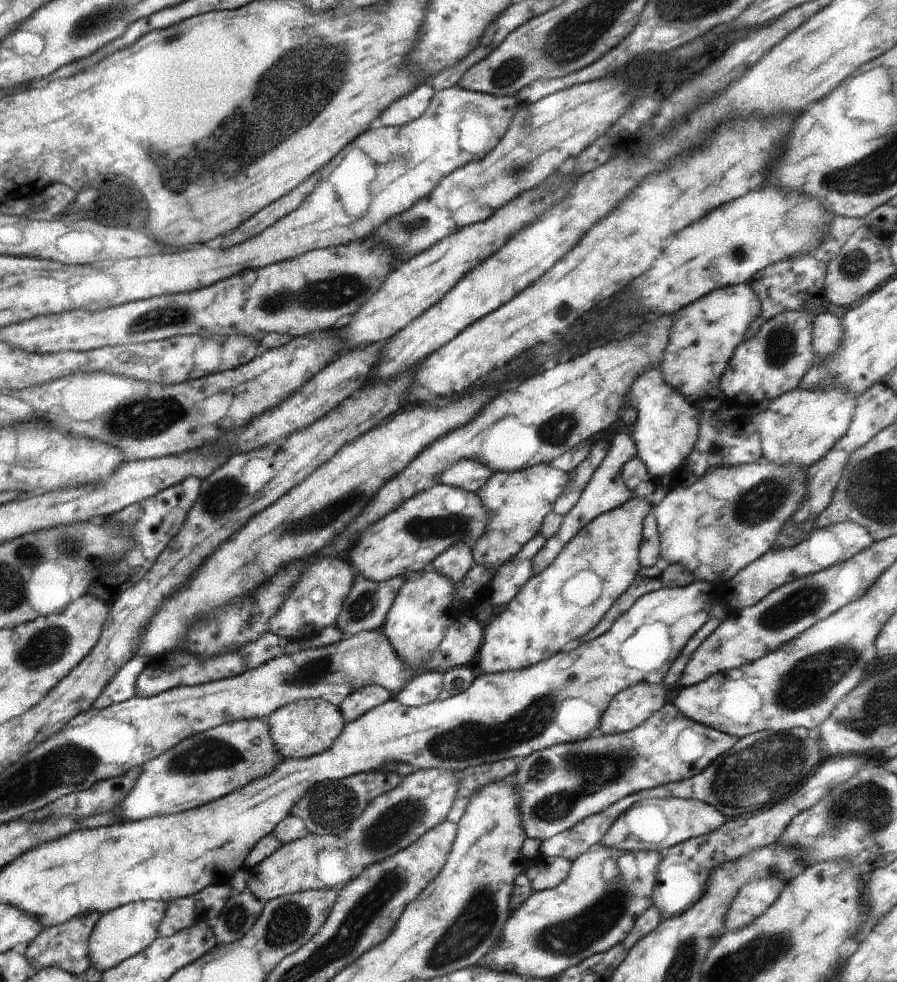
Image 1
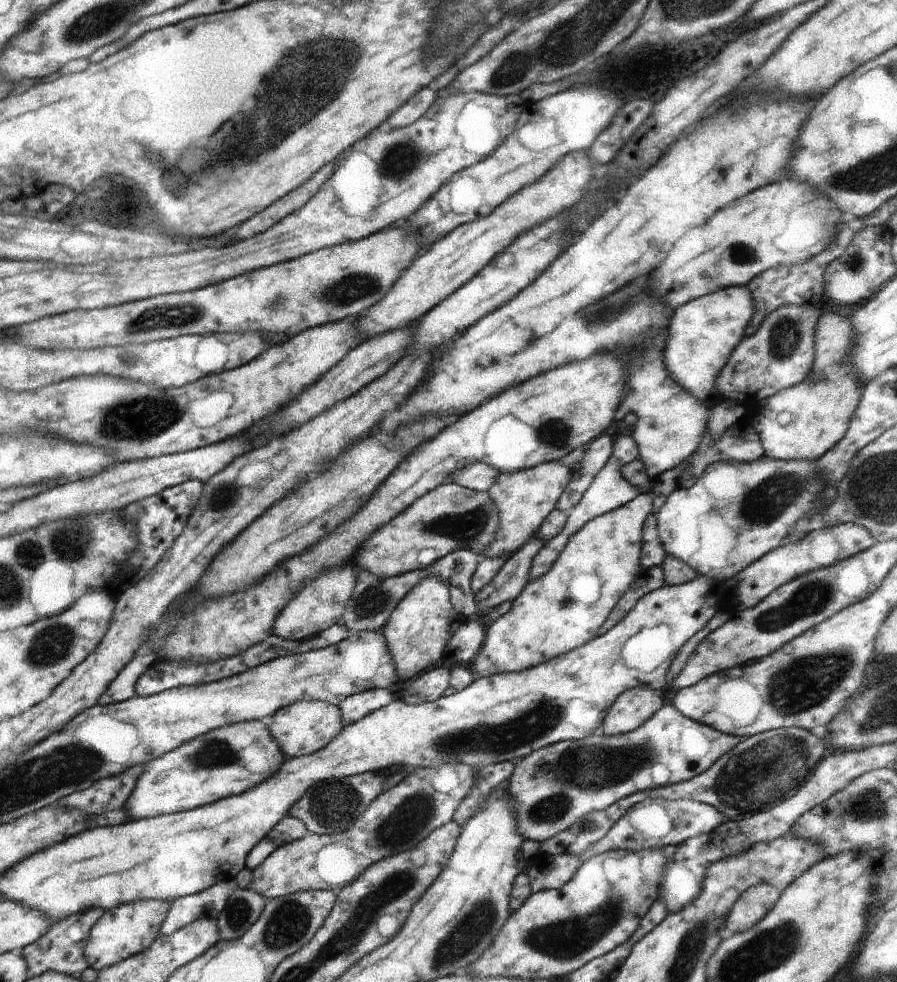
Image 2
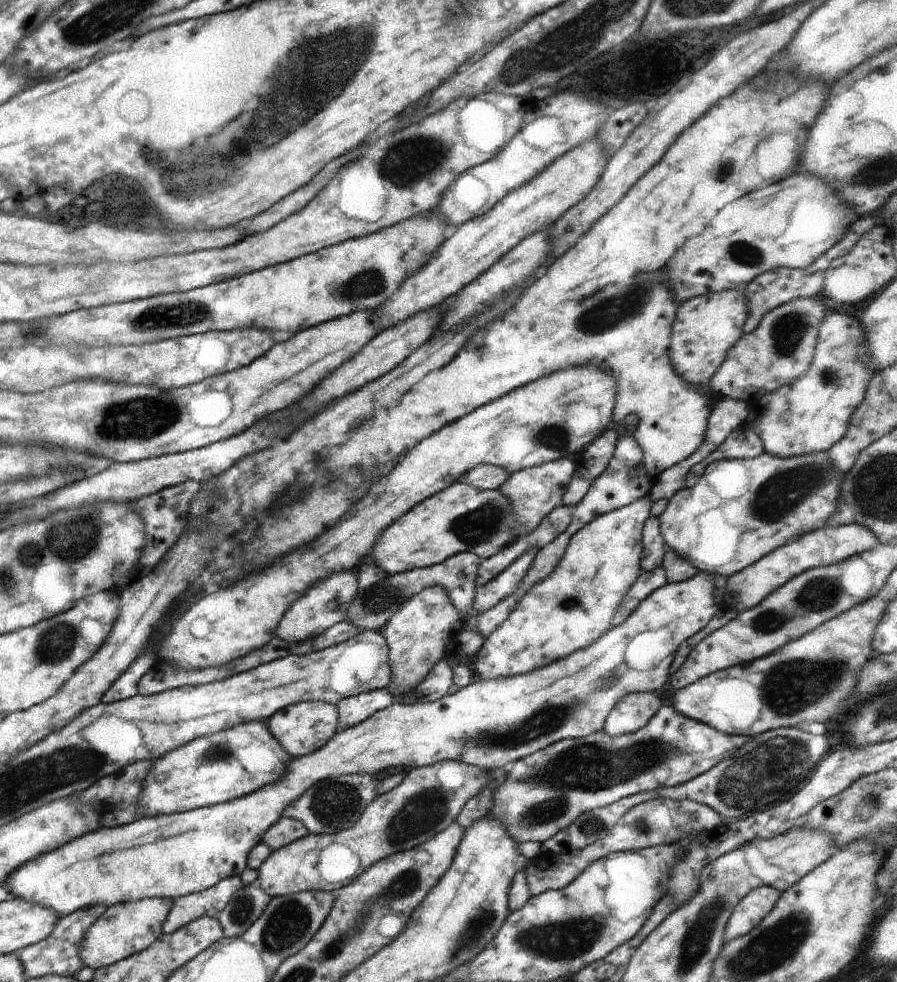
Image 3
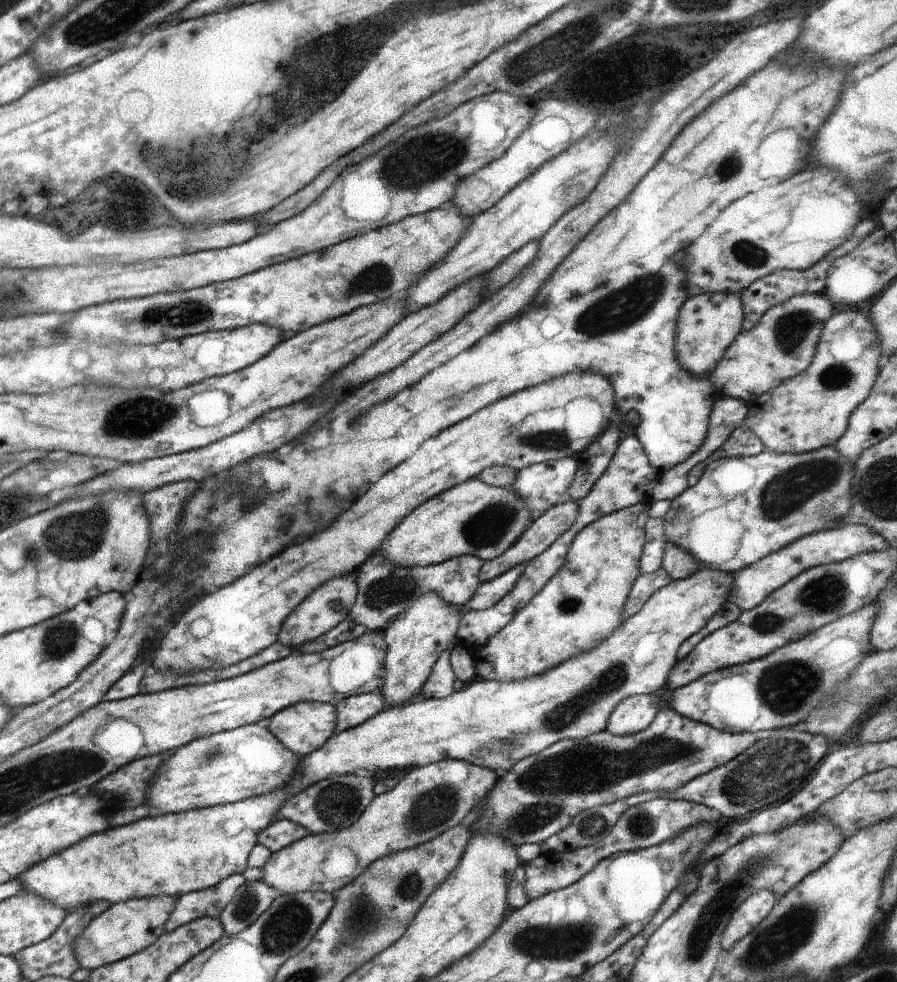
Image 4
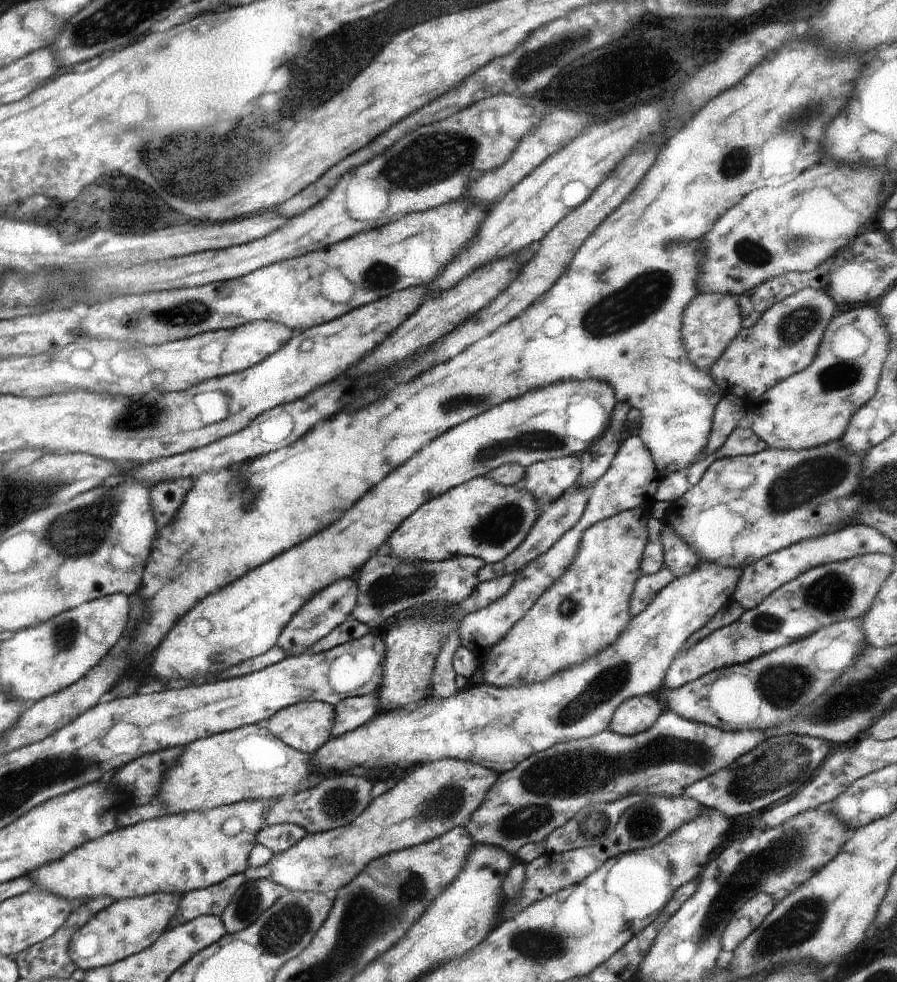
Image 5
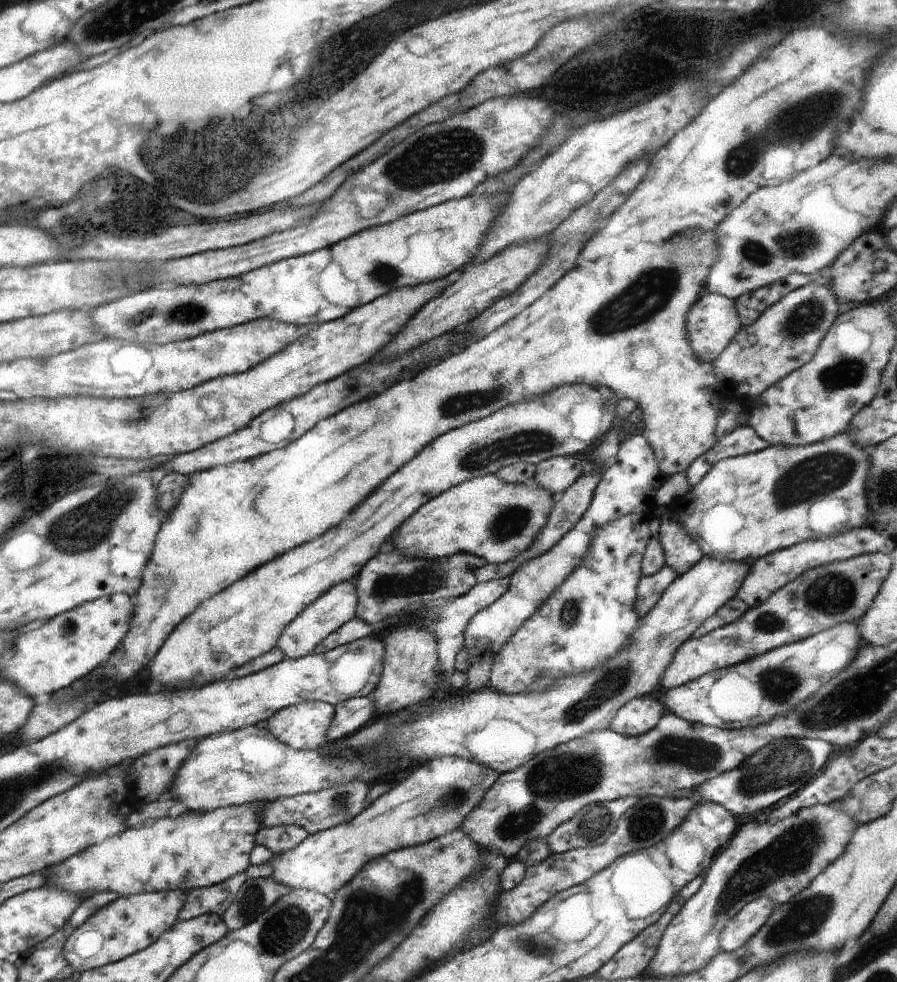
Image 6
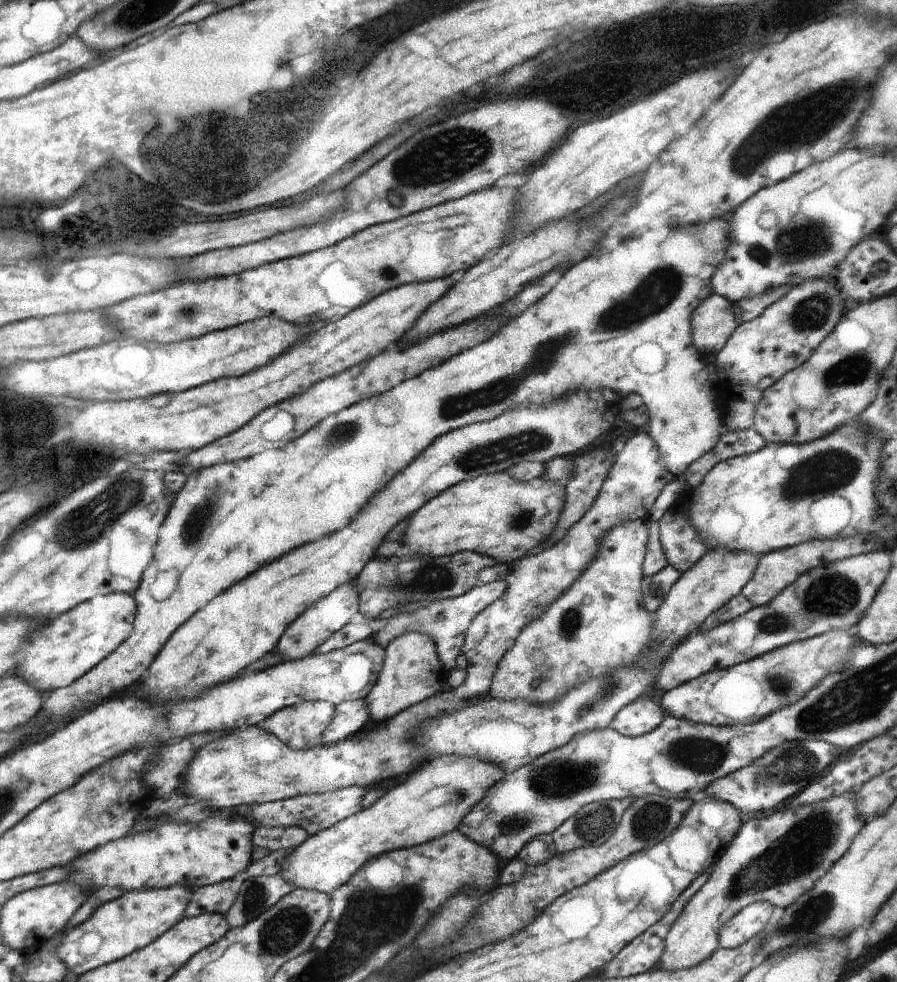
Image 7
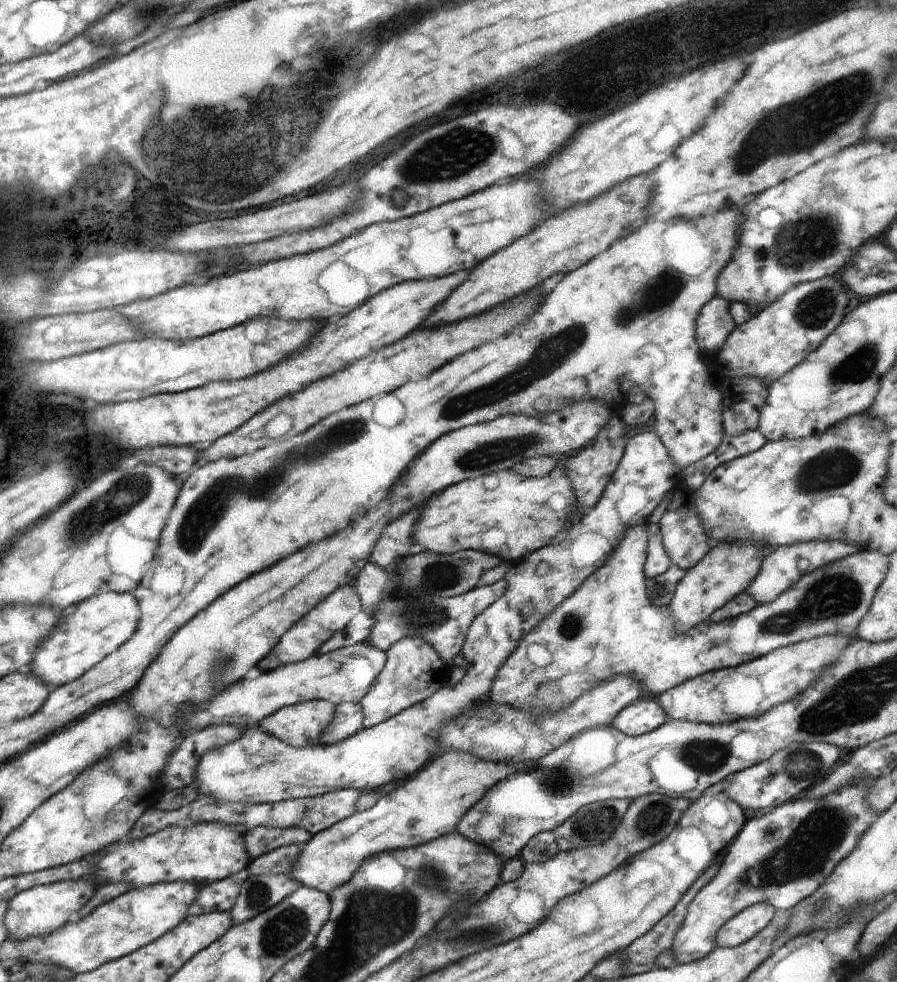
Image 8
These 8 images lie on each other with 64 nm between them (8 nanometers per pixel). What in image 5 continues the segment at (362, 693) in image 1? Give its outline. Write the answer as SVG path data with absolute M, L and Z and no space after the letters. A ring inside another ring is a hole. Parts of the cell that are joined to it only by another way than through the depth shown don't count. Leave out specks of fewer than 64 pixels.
M376 695L347 697L335 706L336 722L332 726L331 737L347 734L368 723L380 712L380 700Z

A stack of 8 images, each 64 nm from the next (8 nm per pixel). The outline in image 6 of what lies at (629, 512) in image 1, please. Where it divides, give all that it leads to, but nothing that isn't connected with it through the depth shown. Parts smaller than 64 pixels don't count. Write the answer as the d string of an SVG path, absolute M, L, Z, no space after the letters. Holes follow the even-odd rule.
M632 513L617 518L615 521L610 521L608 524L595 530L588 552L584 555L584 558L581 559L579 565L572 571L572 574L564 581L564 584L562 584L558 590L552 593L552 596L549 596L549 600L545 600L541 607L508 639L508 642L505 642L505 645L499 650L499 654L494 657L489 678L490 688L496 692L506 693L507 695L548 691L549 687L564 677L591 673L593 670L599 669L602 665L605 665L609 659L614 658L618 653L627 648L627 645L631 642L633 635L641 624L642 617L636 612L635 602L637 586L640 577L643 575L641 562L643 561L646 545L651 537L649 521L650 514Z

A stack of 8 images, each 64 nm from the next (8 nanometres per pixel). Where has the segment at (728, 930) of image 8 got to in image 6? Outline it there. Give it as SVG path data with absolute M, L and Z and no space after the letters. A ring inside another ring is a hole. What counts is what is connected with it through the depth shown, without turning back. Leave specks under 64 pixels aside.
M768 897L750 901L739 910L722 929L719 936L722 951L732 952L739 949L760 930L774 910L775 902Z

